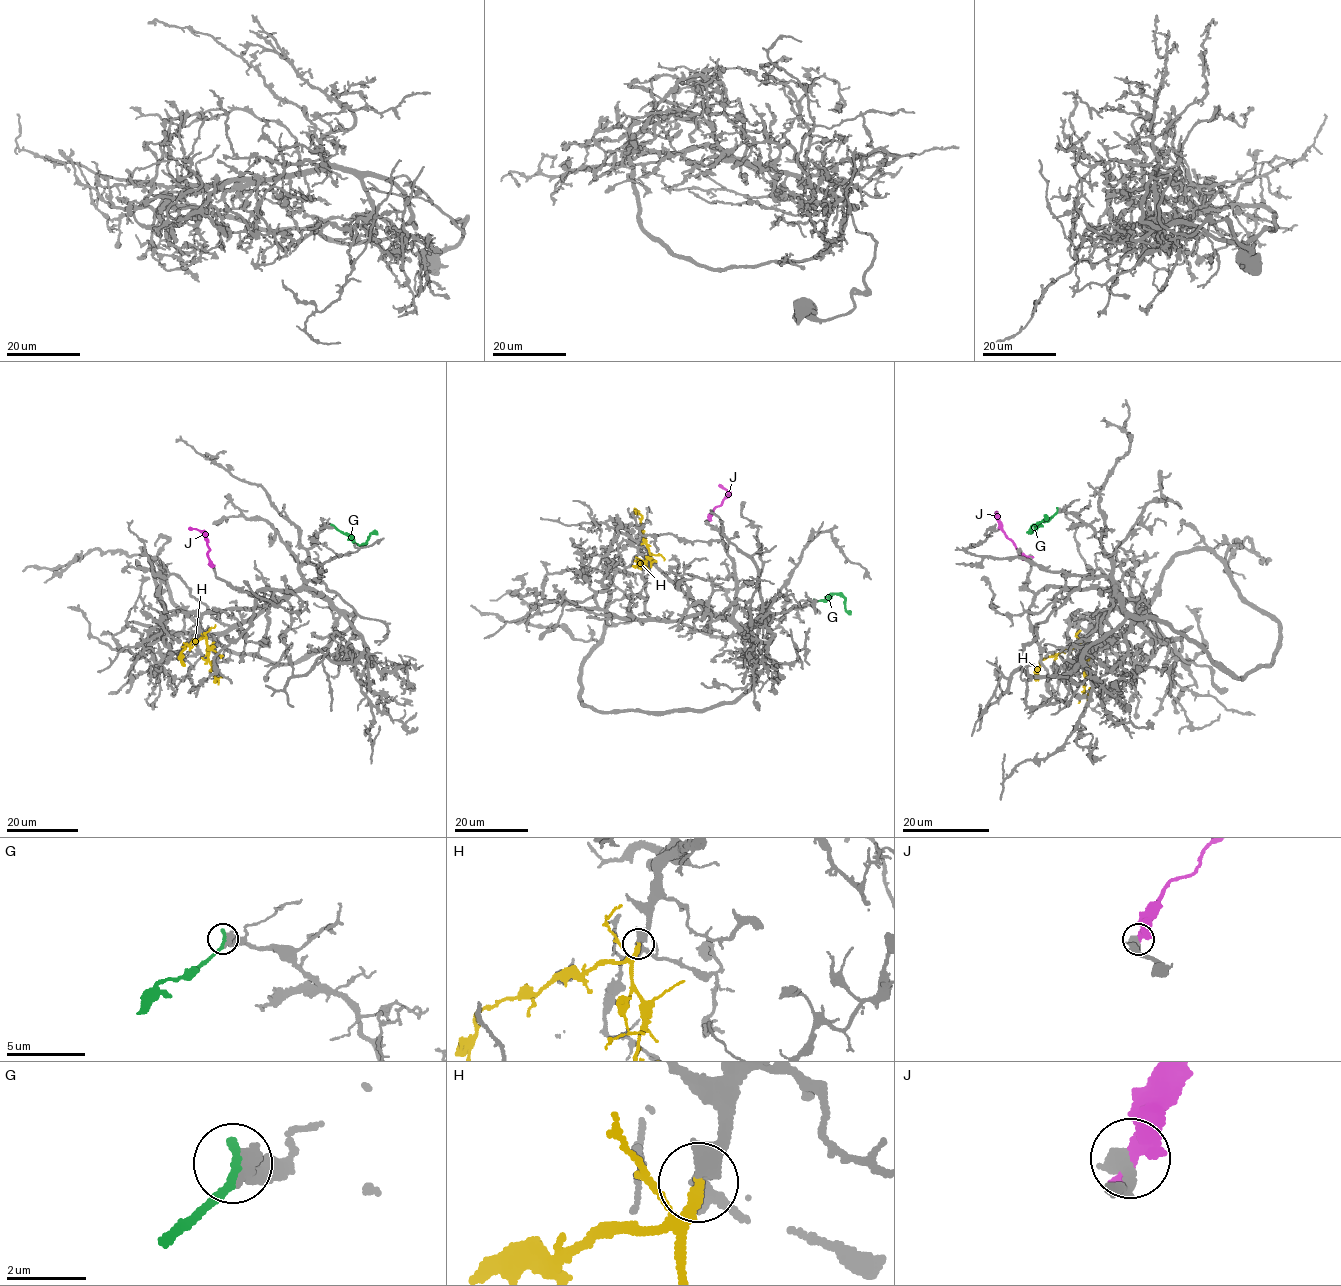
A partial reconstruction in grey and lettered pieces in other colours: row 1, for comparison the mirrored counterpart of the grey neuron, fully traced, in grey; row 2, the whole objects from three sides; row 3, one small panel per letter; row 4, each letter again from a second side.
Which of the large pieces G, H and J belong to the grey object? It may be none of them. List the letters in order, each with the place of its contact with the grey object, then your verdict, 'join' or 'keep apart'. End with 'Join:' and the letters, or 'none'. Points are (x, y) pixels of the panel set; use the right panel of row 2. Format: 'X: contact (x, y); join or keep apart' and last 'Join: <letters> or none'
G: contact (1057, 510); keep apart
H: contact (1085, 641); join
J: contact (1029, 557); keep apart
Join: H

